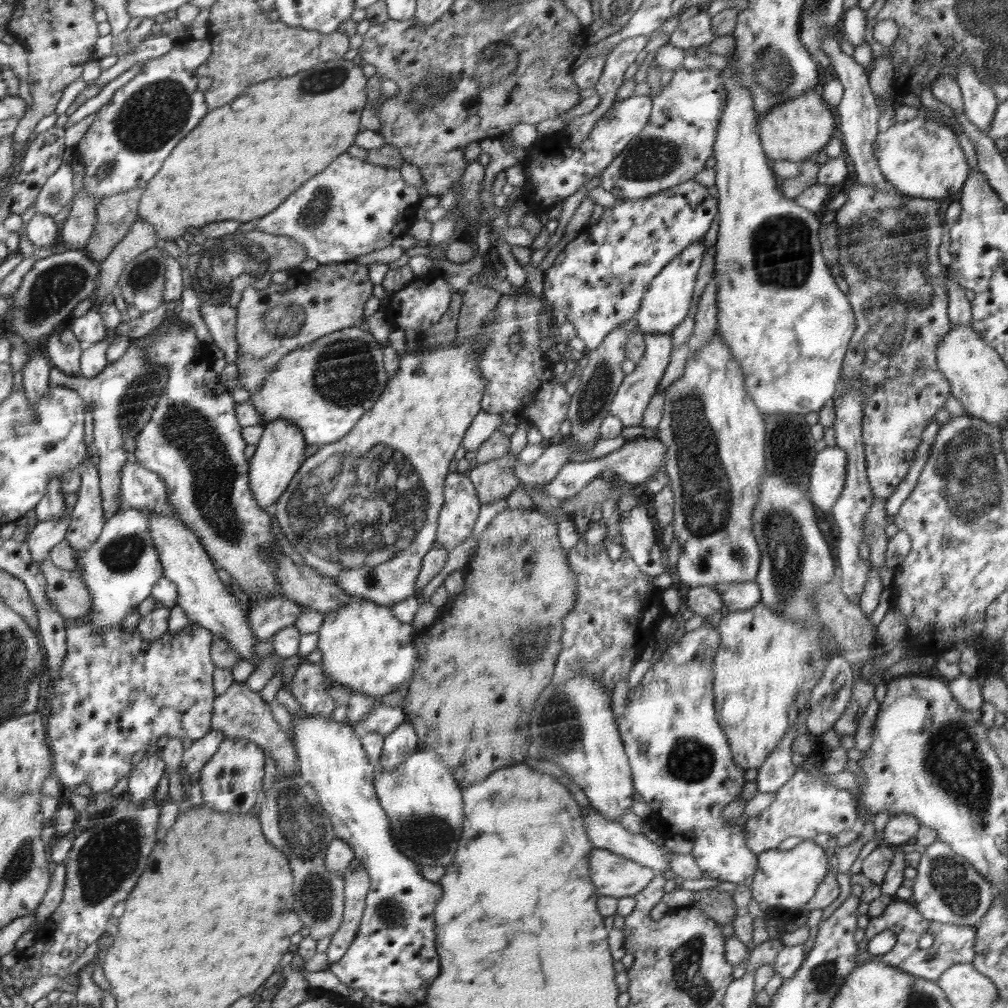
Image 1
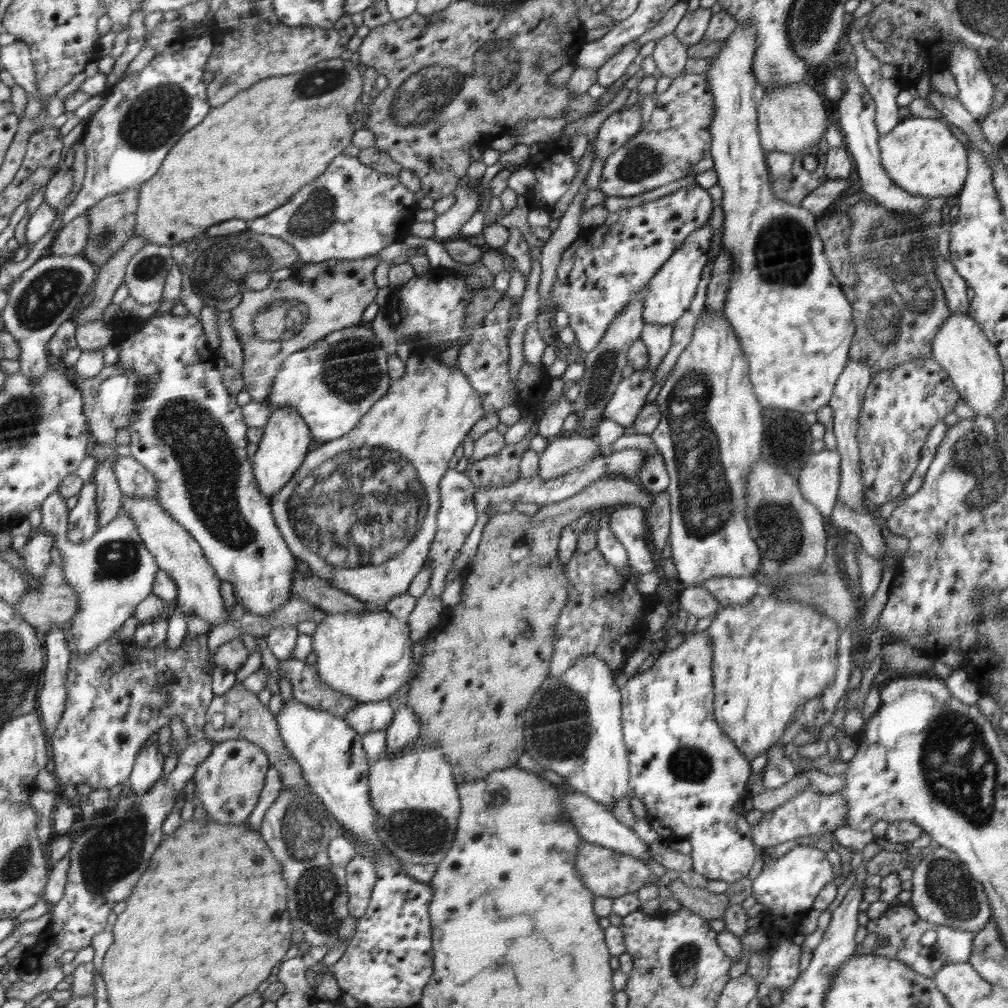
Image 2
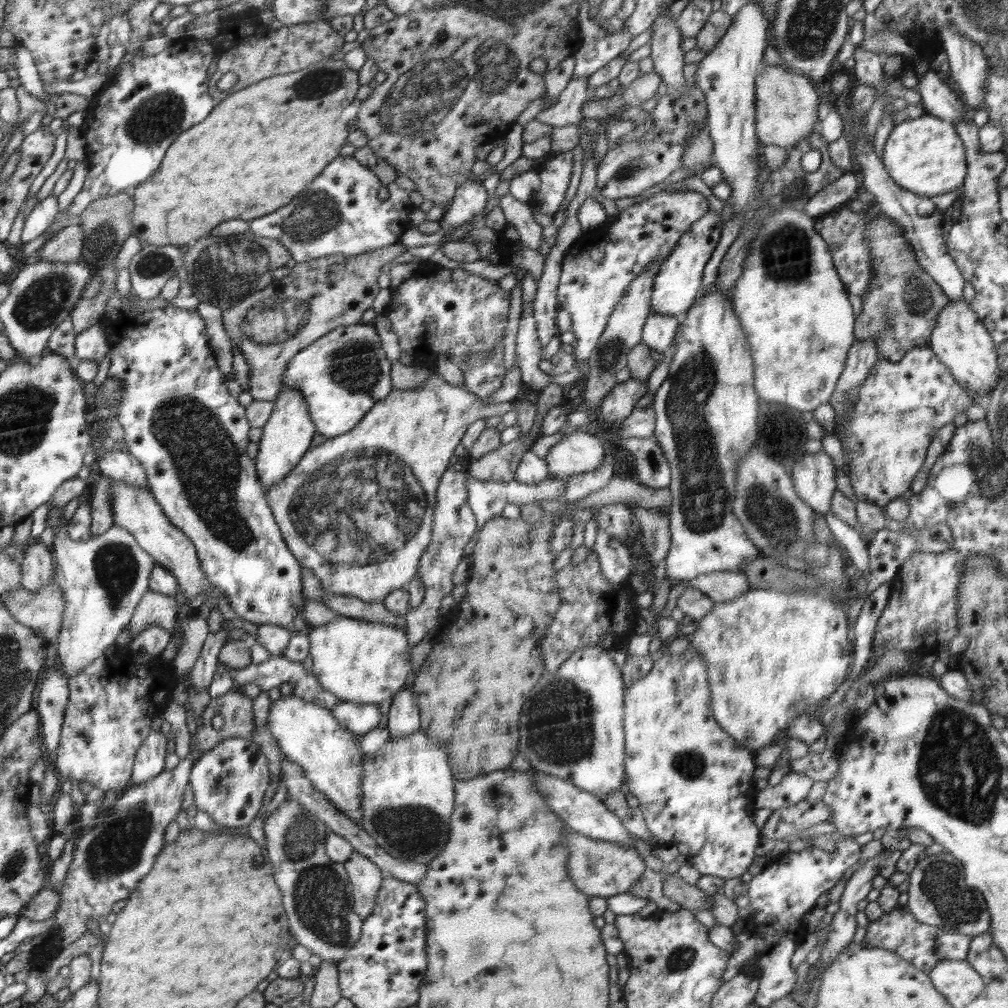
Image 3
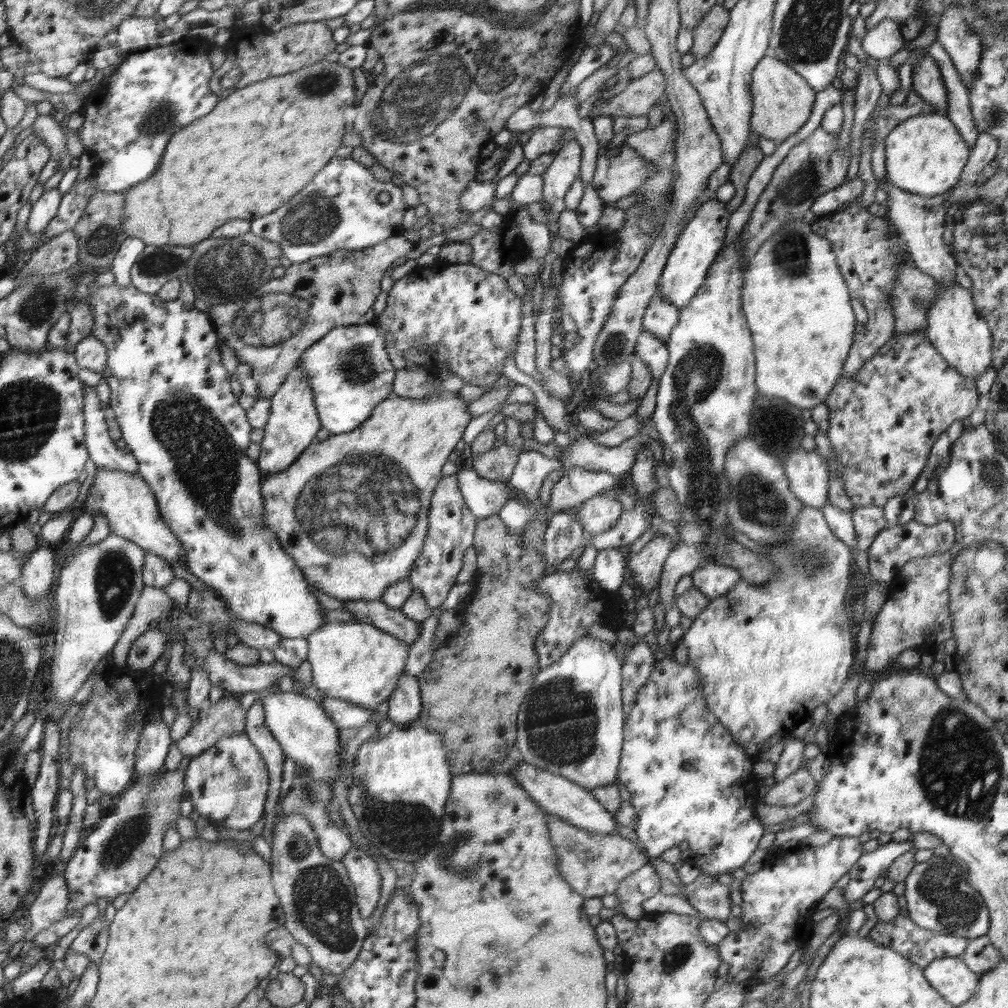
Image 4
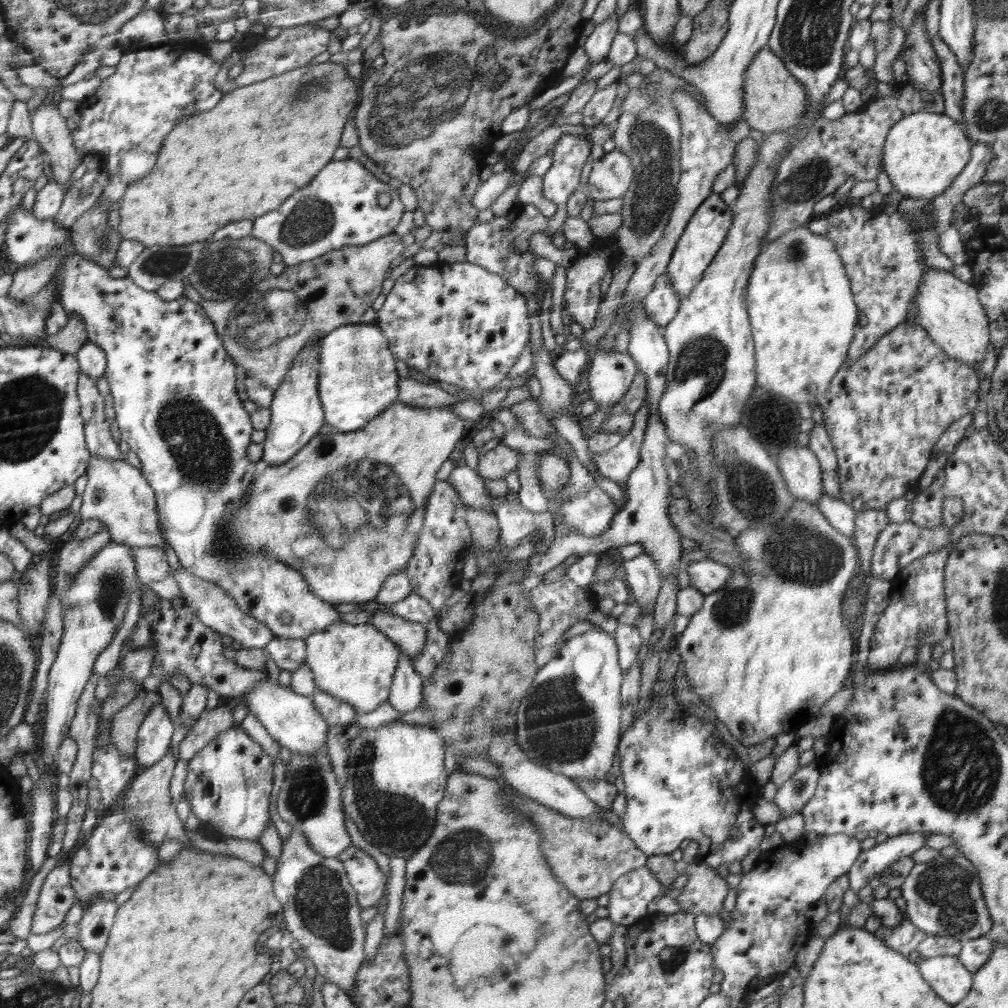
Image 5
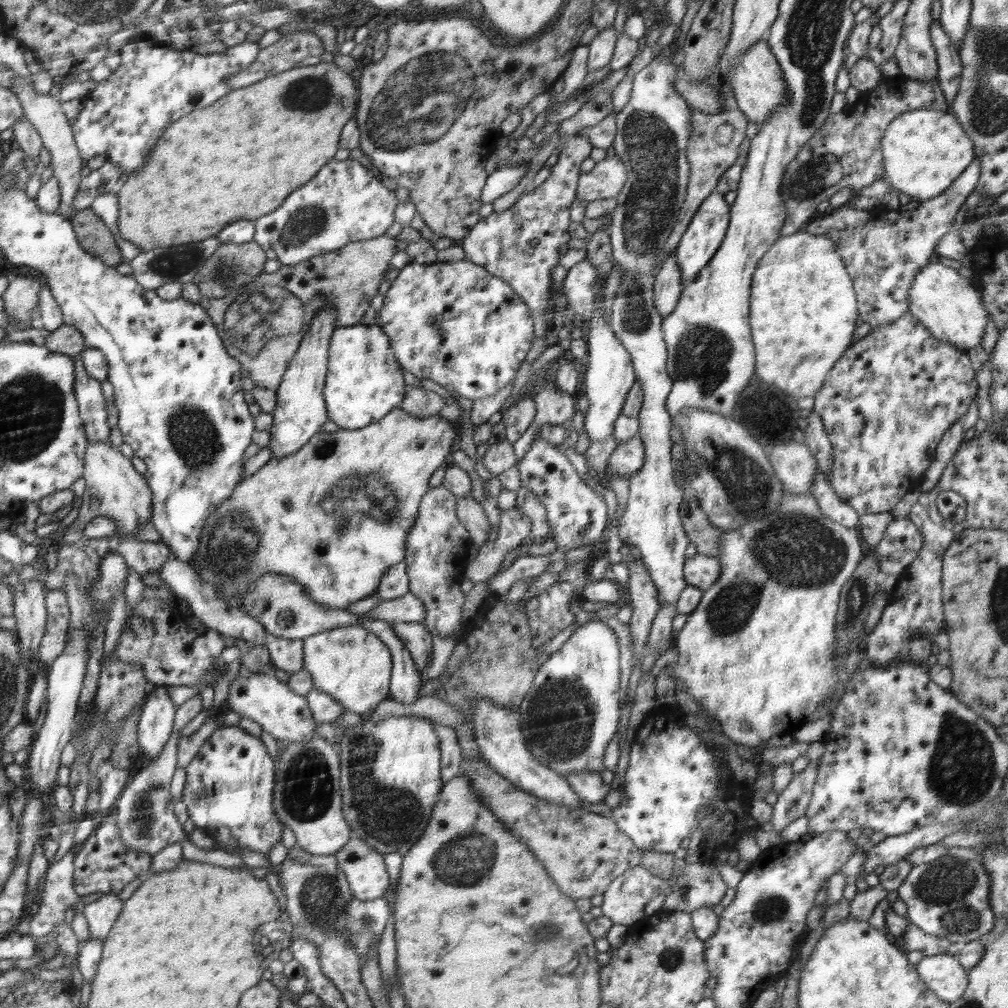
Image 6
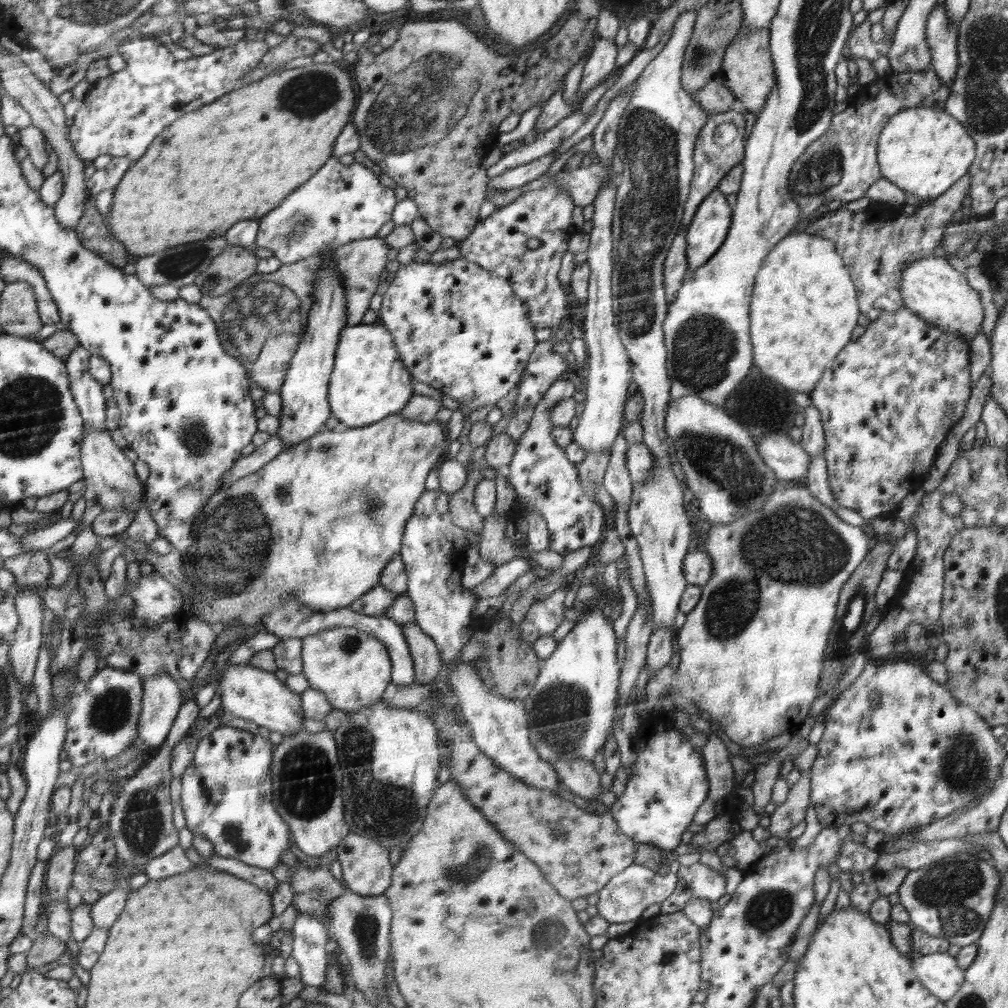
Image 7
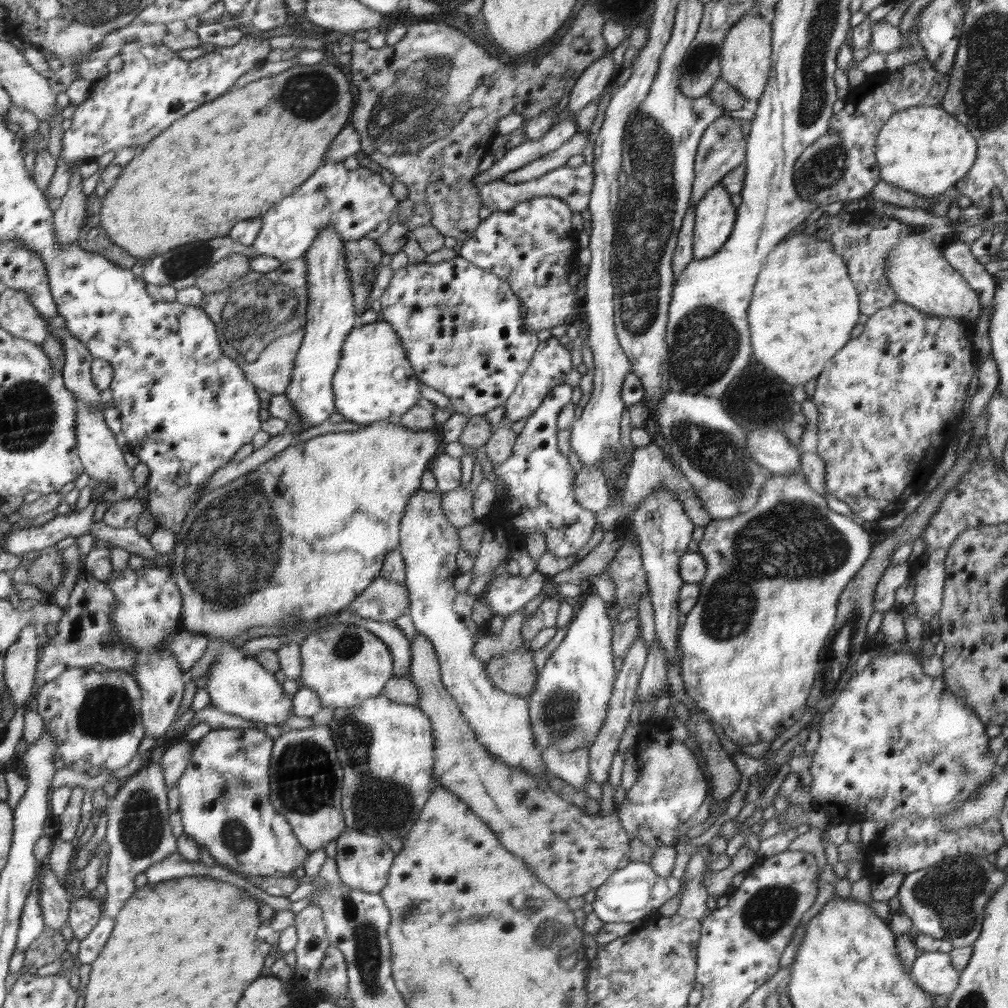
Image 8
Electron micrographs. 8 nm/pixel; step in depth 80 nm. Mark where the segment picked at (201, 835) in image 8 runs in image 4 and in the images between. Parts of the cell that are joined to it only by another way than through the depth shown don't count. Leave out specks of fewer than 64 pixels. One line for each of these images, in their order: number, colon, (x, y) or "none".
4: (227, 783)
5: (228, 783)
6: (228, 791)
7: (227, 794)

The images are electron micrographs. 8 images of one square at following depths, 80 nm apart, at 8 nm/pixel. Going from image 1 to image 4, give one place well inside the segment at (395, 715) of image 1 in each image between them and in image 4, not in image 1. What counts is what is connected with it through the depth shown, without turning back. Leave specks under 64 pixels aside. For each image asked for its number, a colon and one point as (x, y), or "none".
2: (366, 717)
3: (359, 718)
4: (343, 714)

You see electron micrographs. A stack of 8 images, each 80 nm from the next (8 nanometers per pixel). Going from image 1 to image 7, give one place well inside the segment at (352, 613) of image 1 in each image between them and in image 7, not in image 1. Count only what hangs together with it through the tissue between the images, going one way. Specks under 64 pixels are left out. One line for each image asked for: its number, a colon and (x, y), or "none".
2: (367, 655)
3: (361, 661)
4: (360, 663)
5: (356, 663)
6: (353, 665)
7: (352, 668)

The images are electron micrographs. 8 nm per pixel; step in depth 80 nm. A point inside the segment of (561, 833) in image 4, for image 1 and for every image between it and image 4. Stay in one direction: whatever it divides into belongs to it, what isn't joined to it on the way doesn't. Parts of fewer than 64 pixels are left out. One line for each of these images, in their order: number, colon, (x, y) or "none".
1: (613, 875)
2: (608, 873)
3: (600, 868)

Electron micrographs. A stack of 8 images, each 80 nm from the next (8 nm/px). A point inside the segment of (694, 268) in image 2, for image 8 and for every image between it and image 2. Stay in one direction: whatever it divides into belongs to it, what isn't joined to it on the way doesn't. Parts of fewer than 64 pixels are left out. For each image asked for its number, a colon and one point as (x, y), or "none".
3: (676, 287)
4: (696, 248)
5: (705, 233)
6: (705, 234)
7: (708, 231)
8: (715, 215)

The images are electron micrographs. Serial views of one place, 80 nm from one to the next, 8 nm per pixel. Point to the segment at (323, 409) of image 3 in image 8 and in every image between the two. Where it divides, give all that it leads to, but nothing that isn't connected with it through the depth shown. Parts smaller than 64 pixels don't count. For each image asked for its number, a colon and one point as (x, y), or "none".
4: (350, 373)
5: (359, 380)
6: (365, 383)
7: (371, 382)
8: (375, 382)

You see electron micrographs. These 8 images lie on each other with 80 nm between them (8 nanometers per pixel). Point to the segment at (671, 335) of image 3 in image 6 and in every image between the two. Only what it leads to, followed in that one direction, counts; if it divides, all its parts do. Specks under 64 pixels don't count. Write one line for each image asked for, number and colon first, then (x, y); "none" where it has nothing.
4: (661, 316)
5: (661, 305)
6: (667, 289)

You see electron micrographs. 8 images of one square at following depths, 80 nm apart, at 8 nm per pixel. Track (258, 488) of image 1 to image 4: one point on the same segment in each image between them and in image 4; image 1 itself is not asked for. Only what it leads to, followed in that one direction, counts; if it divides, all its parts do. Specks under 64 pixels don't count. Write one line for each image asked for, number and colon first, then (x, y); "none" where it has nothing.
2: (286, 437)
3: (287, 435)
4: (293, 423)

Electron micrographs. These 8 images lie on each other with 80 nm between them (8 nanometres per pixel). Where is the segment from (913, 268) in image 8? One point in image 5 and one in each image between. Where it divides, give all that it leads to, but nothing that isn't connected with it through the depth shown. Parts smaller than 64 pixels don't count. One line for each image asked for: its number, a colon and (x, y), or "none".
5: (948, 309)
6: (950, 306)
7: (930, 287)

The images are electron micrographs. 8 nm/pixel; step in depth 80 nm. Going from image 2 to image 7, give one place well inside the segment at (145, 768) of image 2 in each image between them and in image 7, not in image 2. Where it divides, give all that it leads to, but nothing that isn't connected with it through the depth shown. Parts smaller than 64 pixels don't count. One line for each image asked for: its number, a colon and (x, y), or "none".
3: (150, 759)
4: (154, 741)
5: (153, 737)
6: (154, 729)
7: (162, 702)

